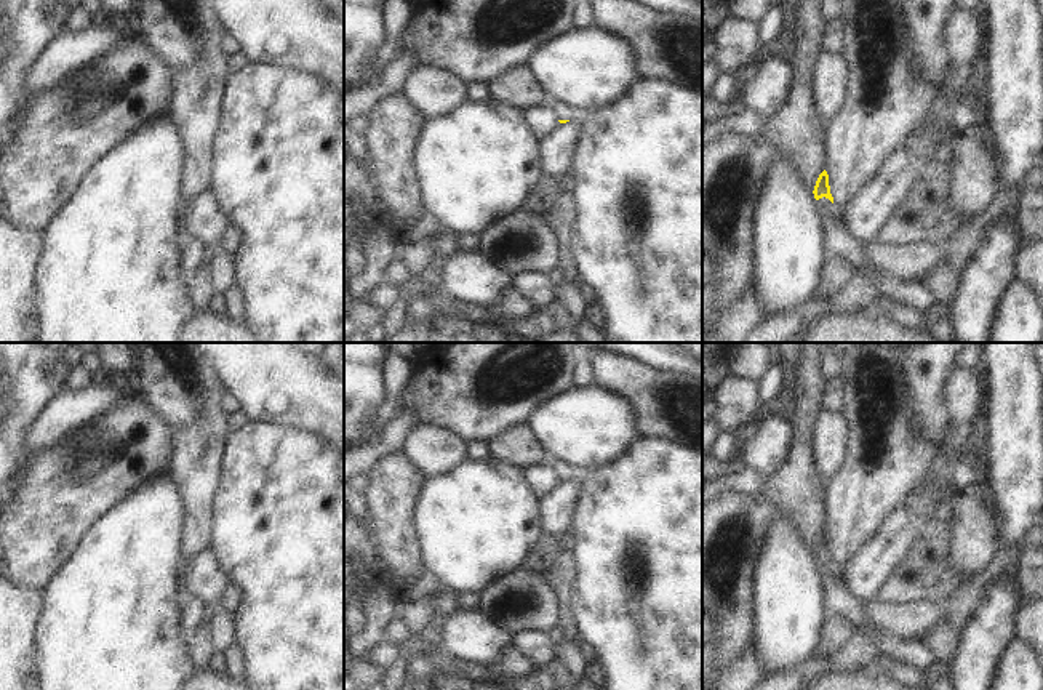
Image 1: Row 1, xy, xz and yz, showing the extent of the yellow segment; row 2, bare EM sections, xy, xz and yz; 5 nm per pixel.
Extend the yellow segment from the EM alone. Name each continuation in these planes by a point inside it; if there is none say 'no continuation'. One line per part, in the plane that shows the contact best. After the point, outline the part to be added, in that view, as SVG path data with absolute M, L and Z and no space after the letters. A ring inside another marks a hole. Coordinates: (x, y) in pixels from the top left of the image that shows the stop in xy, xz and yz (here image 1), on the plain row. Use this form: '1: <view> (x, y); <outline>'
1: yz (839, 601); M825 556L819 557L819 562L819 572L825 586L825 615L848 616L854 628L869 623L864 616L864 605L846 591L840 575L835 572L833 562Z

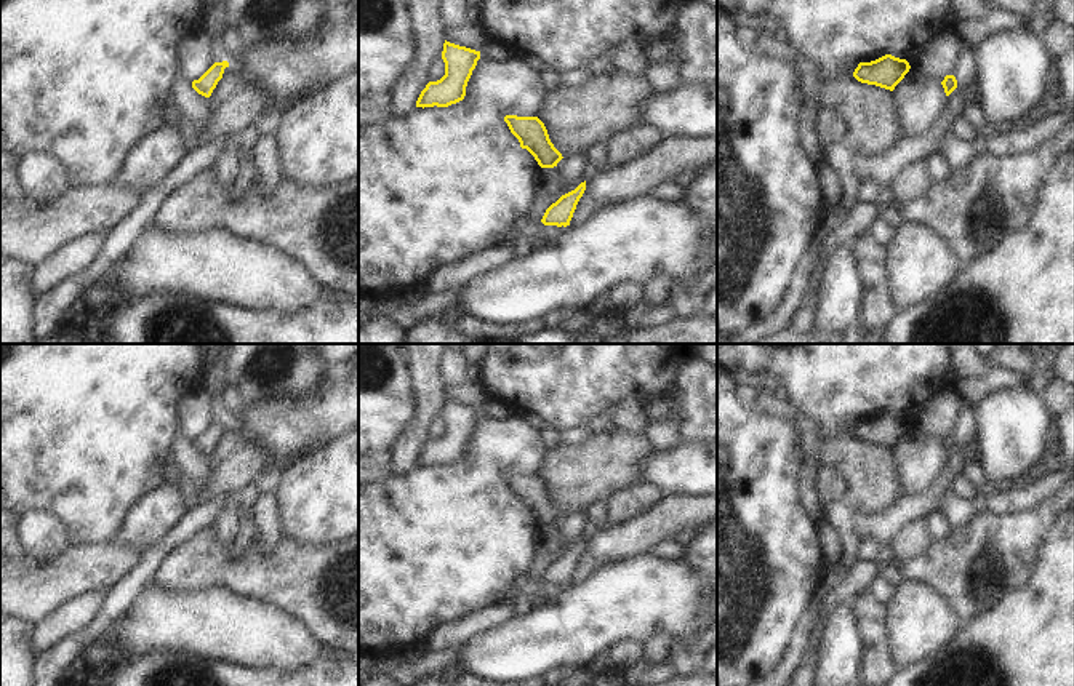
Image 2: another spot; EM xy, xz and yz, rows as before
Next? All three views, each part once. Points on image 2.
no continuation

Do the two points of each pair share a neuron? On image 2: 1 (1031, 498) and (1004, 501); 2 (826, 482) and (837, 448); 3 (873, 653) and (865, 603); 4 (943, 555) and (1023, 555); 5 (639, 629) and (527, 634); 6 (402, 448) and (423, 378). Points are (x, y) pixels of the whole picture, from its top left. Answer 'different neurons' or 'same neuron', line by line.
1: same neuron
2: different neurons
3: same neuron
4: same neuron
5: same neuron
6: same neuron

